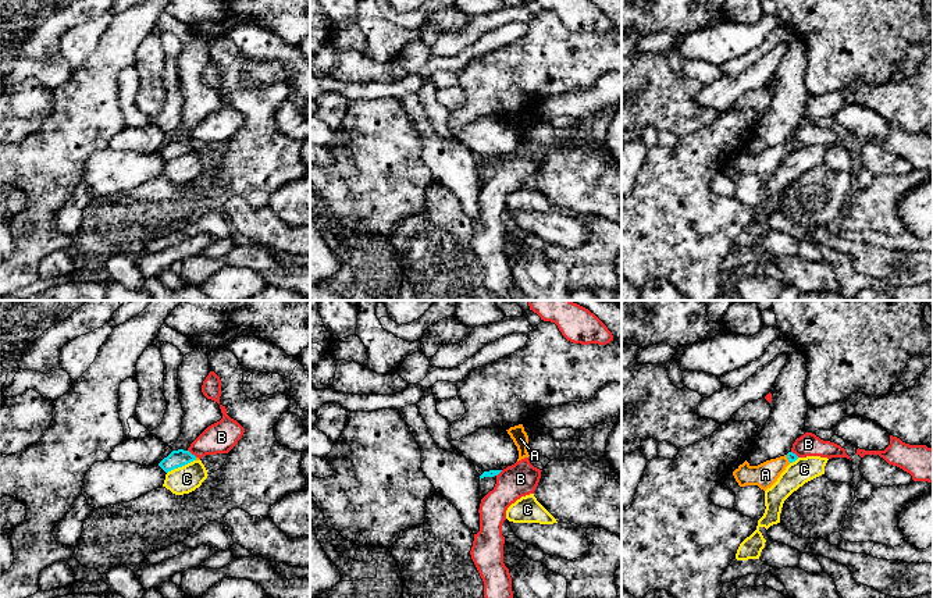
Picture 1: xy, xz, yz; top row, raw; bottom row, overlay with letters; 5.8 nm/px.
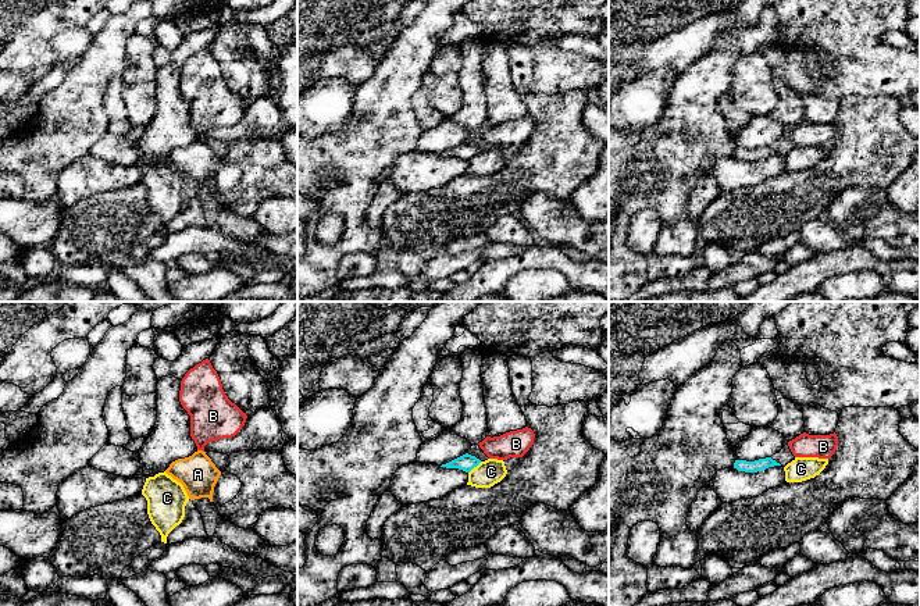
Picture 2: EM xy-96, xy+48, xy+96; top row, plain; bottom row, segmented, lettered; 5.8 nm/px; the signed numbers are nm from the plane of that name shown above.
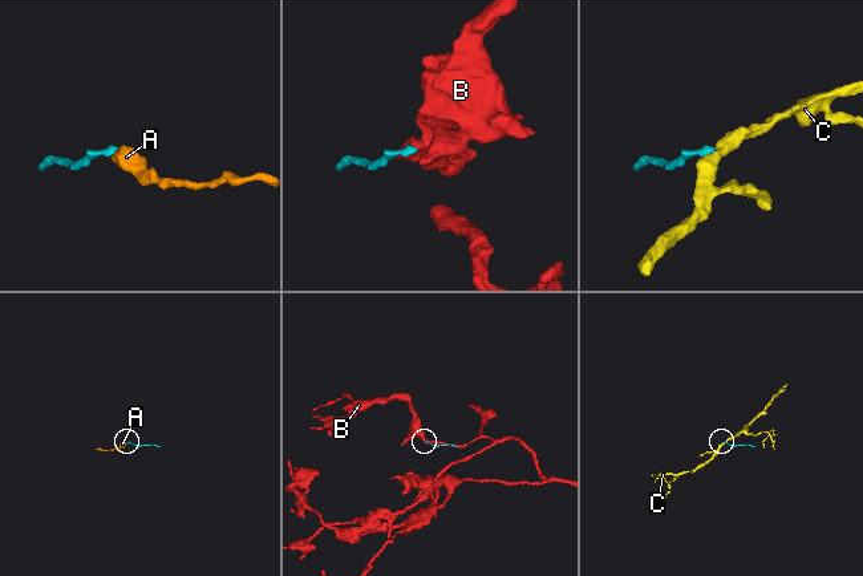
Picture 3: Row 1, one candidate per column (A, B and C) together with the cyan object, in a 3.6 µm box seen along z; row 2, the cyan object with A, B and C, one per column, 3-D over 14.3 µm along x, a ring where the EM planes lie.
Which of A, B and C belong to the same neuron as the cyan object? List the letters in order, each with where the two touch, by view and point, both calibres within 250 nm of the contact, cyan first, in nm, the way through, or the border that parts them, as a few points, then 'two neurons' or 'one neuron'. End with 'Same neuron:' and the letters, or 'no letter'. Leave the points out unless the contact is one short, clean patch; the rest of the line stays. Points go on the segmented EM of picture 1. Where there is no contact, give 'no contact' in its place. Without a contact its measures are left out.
A: contact yz (787, 458); calibres 50 and 140 nm; way yz (791, 456), (787, 458), (765, 474); one neuron
B: contact xy (191, 454); calibres 100 and 180 nm; border xy (188, 449), (196, 456); two neurons
C: contact xy (181, 466); calibres 100 and 160 nm; border xy (195, 459), (167, 473); two neurons
Same neuron: A

